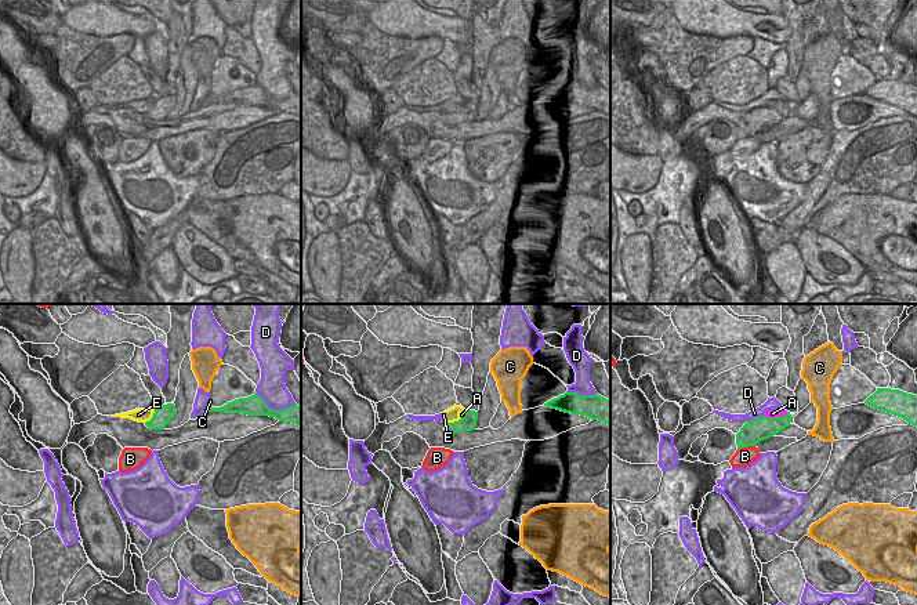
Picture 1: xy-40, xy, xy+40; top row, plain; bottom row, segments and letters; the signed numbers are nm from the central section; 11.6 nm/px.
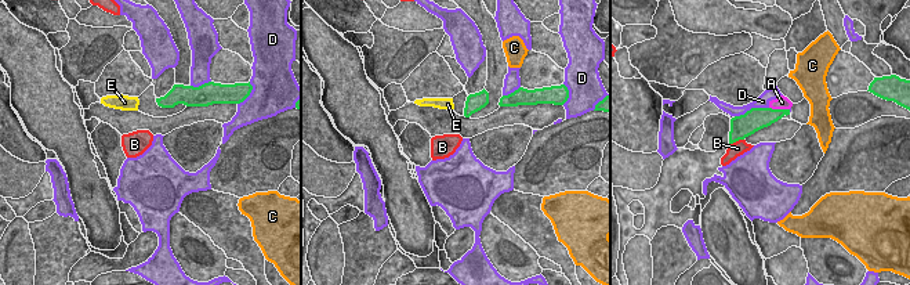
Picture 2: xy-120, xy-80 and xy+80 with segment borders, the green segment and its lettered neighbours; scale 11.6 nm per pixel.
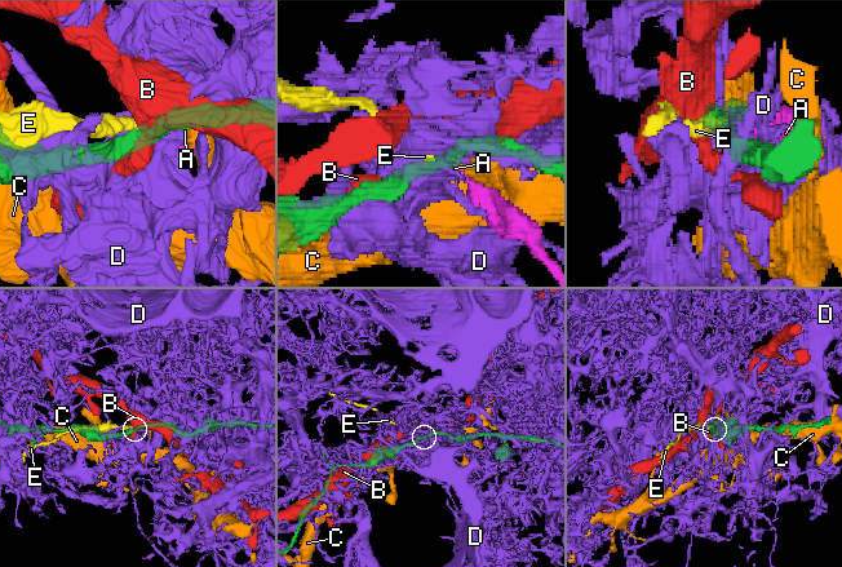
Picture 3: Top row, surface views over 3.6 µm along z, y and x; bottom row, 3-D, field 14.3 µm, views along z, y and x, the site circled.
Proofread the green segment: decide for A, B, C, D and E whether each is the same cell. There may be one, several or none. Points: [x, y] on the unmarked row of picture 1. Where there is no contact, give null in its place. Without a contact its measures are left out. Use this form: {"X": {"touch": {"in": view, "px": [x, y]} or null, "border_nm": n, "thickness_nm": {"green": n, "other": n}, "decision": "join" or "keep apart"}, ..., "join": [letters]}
{"A": {"touch": {"in": "xy+40", "px": [775, 108]}, "border_nm": 300, "thickness_nm": {"green": 280, "other": 100}, "decision": "keep apart"}, "B": {"touch": {"in": "xy+40", "px": [746, 137]}, "border_nm": 220, "thickness_nm": {"green": 280, "other": 220}, "decision": "keep apart"}, "C": {"touch": null, "decision": "keep apart"}, "D": {"touch": {"in": "xy-40", "px": [275, 101]}, "border_nm": 500, "thickness_nm": {"green": 240, "other": 320}, "decision": "keep apart"}, "E": {"touch": {"in": "xy", "px": [455, 112]}, "border_nm": 220, "thickness_nm": {"green": 190, "other": 170}, "decision": "keep apart"}, "join": []}

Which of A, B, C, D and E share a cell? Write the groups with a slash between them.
A E / B / C / D

